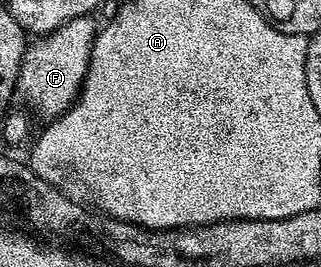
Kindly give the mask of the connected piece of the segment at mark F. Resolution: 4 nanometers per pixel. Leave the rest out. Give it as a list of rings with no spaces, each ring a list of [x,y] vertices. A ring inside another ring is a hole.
[[[91,16],[72,18],[70,22],[35,40],[24,54],[16,91],[19,96],[21,94],[32,106],[44,113],[45,118],[57,118],[62,115],[81,91],[90,64],[94,38],[98,32],[92,20]]]

